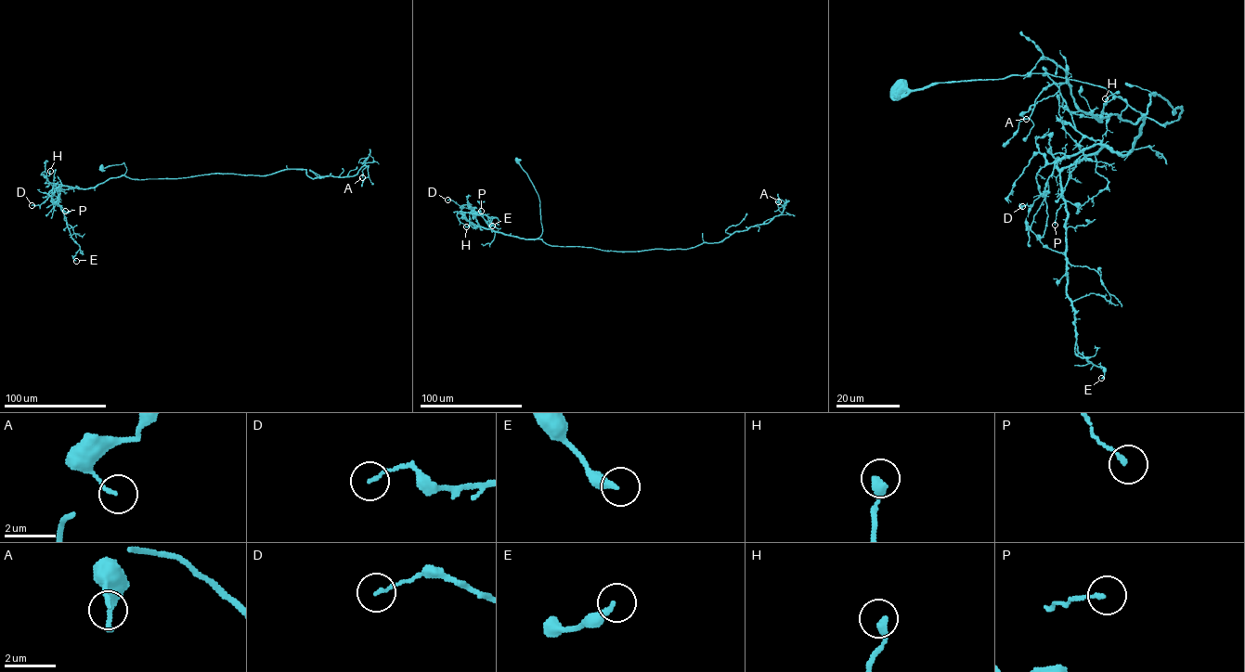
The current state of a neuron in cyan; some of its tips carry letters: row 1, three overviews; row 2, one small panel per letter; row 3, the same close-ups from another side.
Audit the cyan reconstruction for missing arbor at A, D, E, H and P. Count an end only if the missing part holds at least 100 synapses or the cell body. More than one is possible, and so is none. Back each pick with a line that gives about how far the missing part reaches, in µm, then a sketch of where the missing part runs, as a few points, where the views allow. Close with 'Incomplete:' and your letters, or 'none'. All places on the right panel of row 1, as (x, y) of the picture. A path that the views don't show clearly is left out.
Incomplete: none

